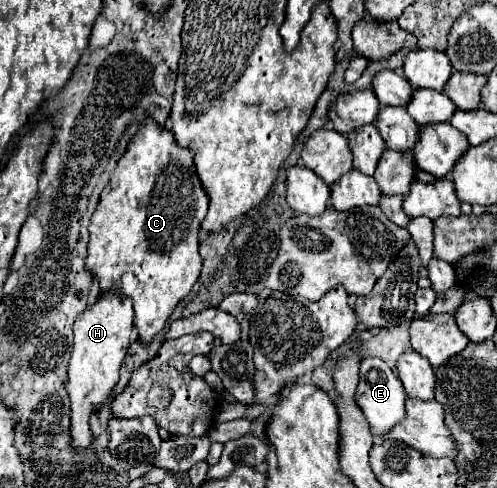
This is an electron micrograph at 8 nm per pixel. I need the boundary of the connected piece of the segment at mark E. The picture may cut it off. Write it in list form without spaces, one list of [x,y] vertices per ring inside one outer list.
[[[364,358],[362,360],[360,382],[358,382],[354,398],[356,398],[358,408],[364,412],[374,438],[384,438],[388,434],[388,430],[392,430],[392,426],[396,426],[396,422],[404,420],[404,414],[406,414],[404,406],[406,406],[408,396],[404,394],[404,386],[402,386],[400,378],[380,358]]]

